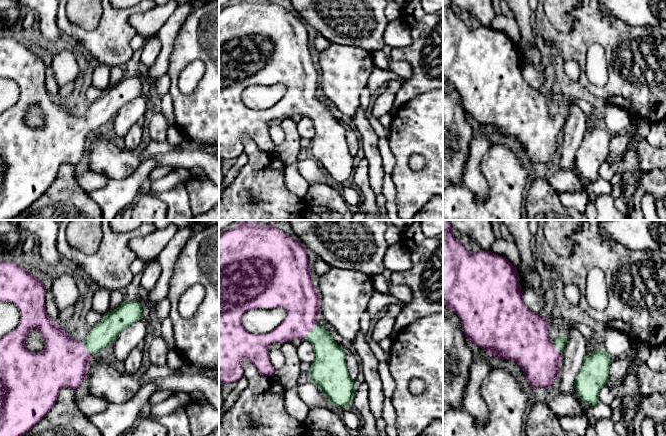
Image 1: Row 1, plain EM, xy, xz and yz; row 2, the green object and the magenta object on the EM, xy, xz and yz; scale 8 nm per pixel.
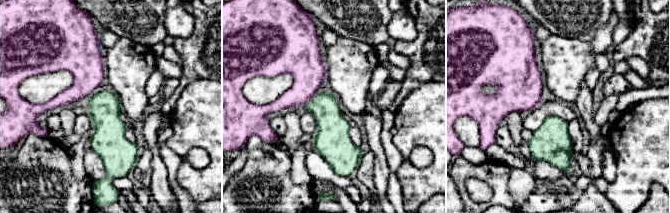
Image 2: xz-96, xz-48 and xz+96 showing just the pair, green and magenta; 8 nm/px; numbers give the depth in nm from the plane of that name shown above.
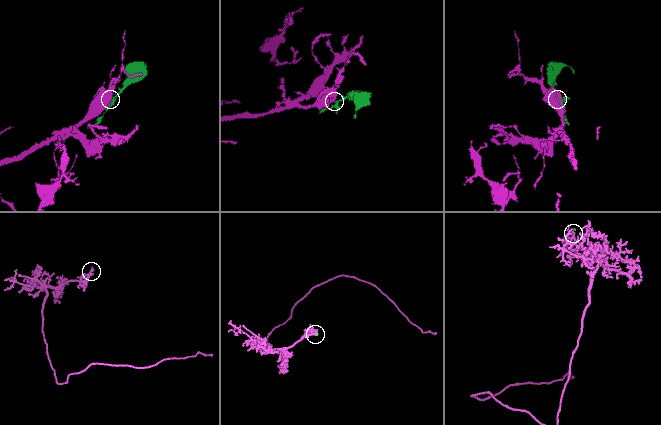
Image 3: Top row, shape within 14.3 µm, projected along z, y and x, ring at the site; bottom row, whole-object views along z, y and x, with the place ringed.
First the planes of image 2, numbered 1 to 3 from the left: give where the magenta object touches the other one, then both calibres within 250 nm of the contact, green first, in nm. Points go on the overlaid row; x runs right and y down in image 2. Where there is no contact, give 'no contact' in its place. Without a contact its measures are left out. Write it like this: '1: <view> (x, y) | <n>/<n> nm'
1: no contact
2: xz-48 (311, 100) | 240/280 nm
3: no contact

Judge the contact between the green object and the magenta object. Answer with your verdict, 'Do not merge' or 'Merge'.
Merge

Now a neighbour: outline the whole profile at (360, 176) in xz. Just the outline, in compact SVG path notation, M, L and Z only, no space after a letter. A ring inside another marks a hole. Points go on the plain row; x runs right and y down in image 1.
M364 158L355 165L352 179L352 182L361 190L364 196L364 199L358 205L358 210L366 215L374 215L376 220L382 220L379 206L376 203L376 195L369 181L369 164L367 159Z

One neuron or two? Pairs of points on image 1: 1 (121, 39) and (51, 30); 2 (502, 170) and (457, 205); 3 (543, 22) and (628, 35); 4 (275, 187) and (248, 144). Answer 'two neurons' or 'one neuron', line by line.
1: two neurons
2: one neuron
3: one neuron
4: one neuron

